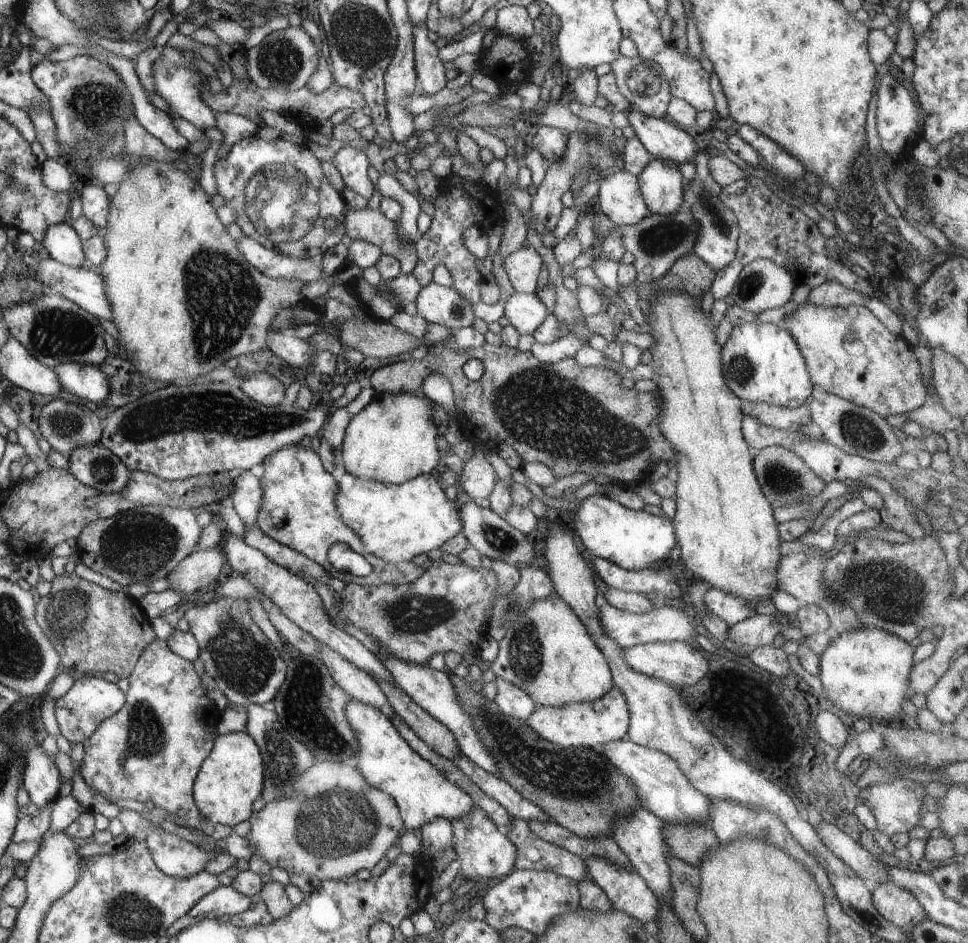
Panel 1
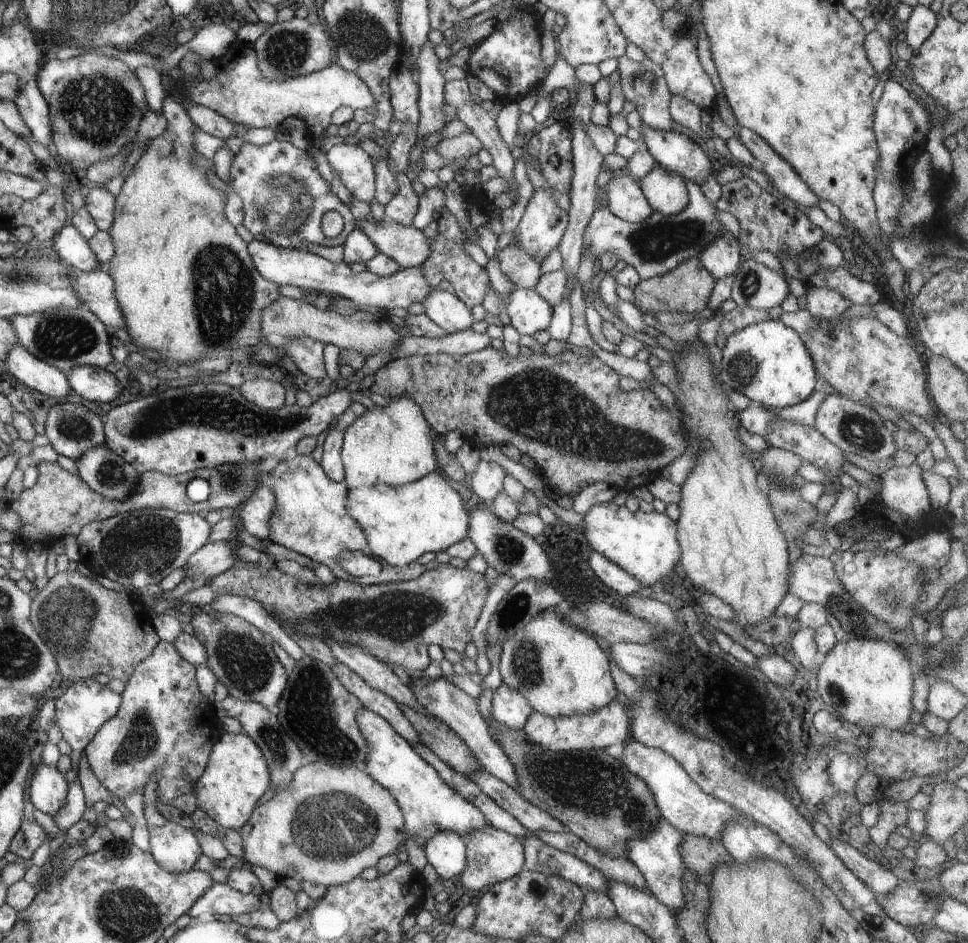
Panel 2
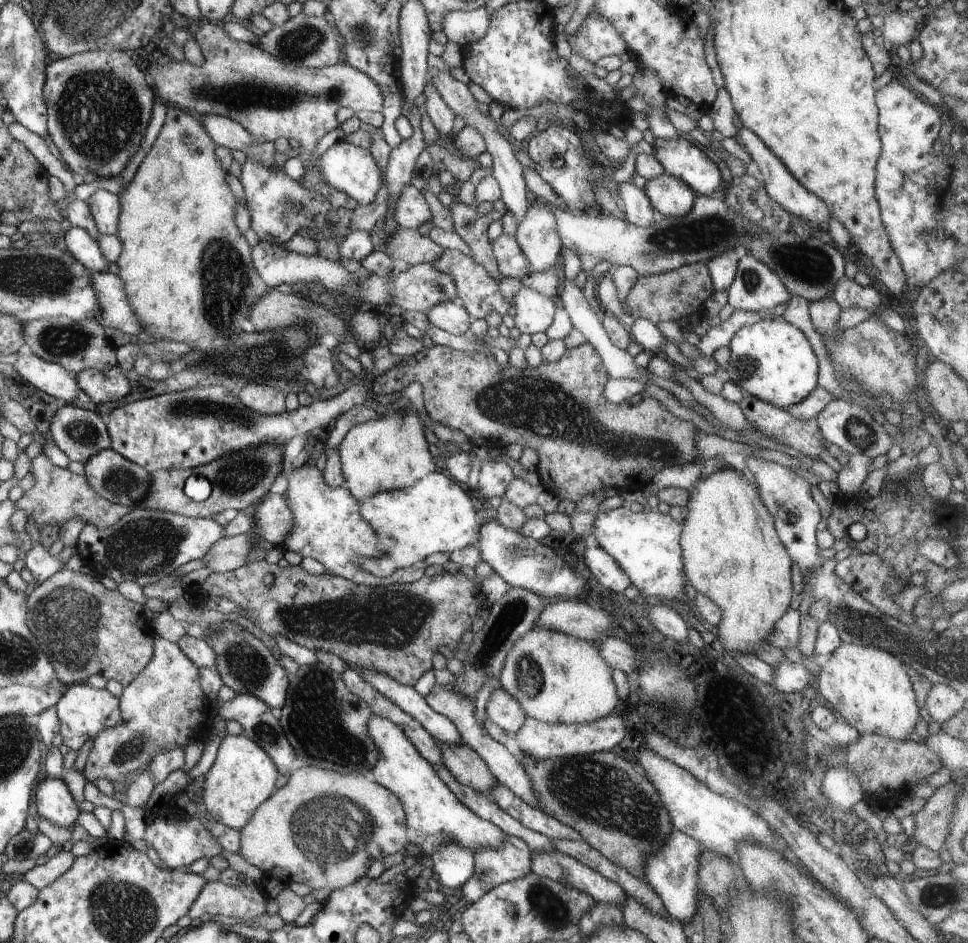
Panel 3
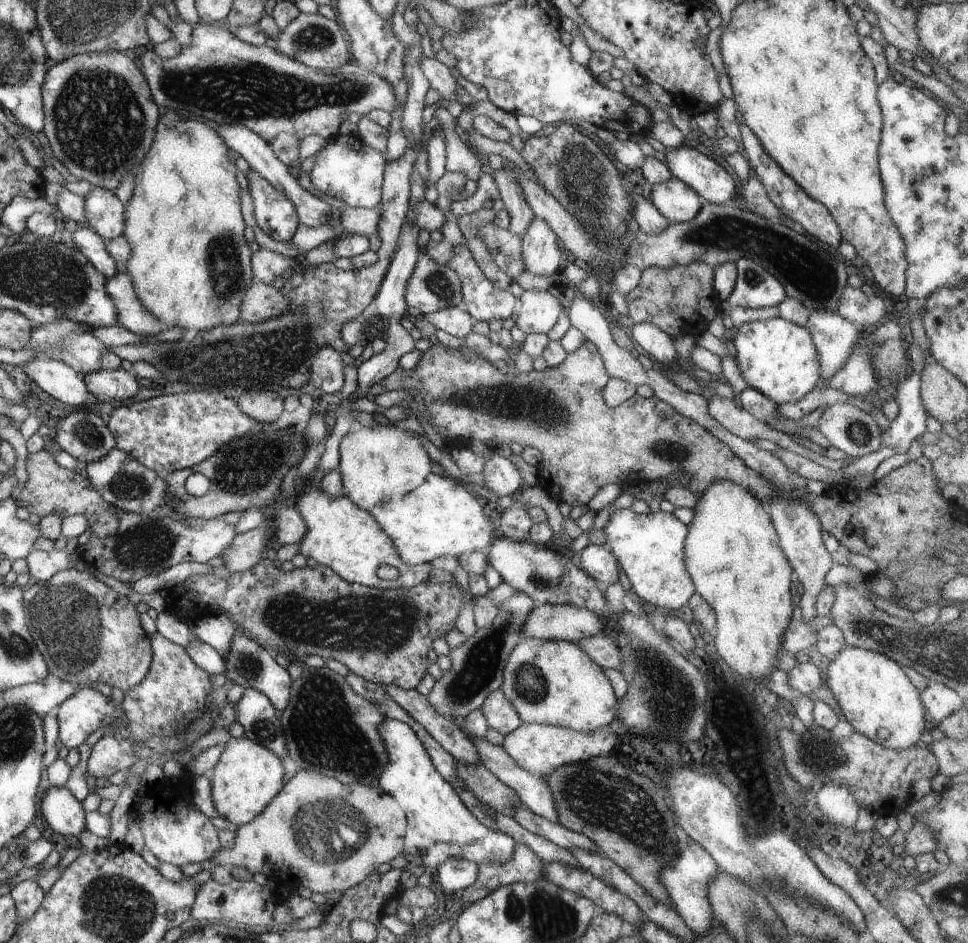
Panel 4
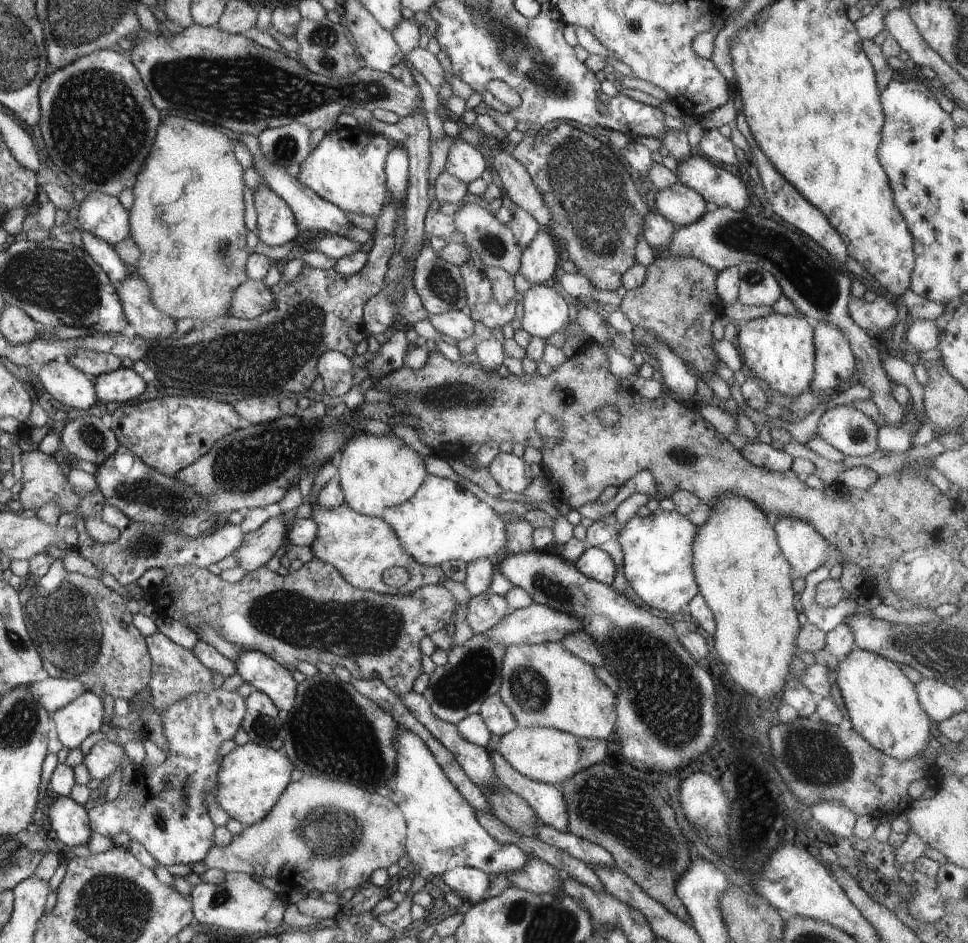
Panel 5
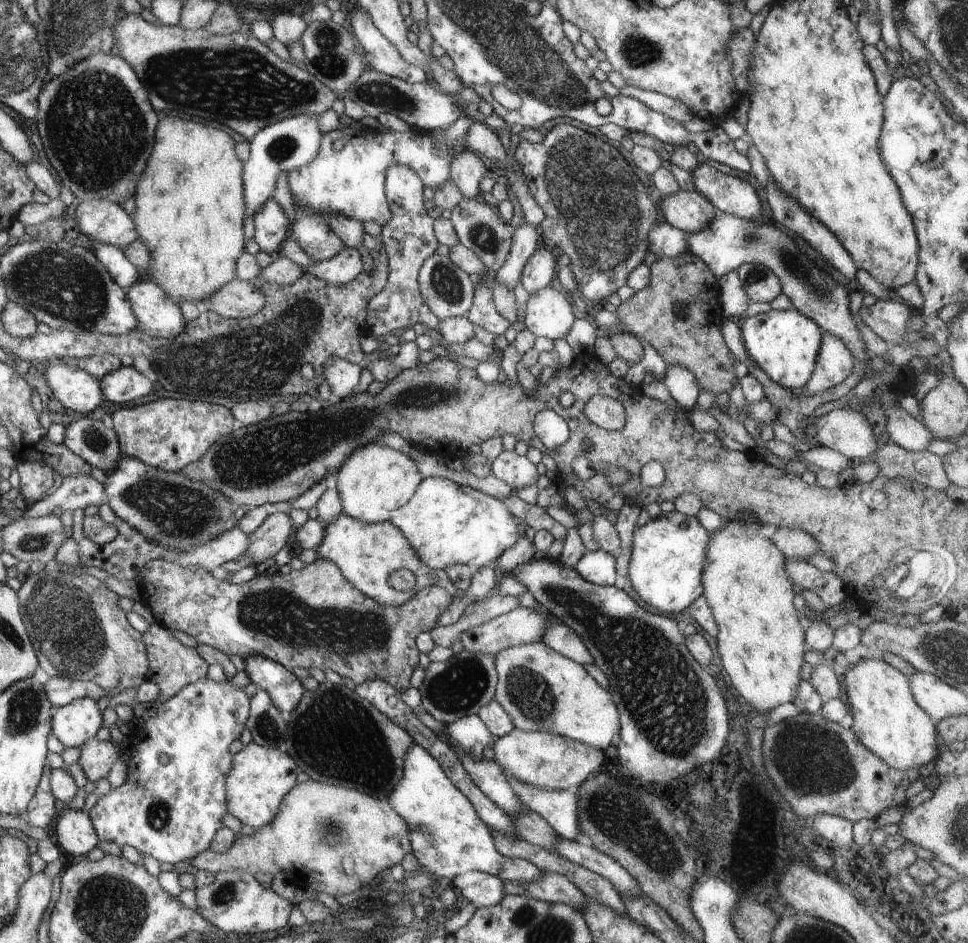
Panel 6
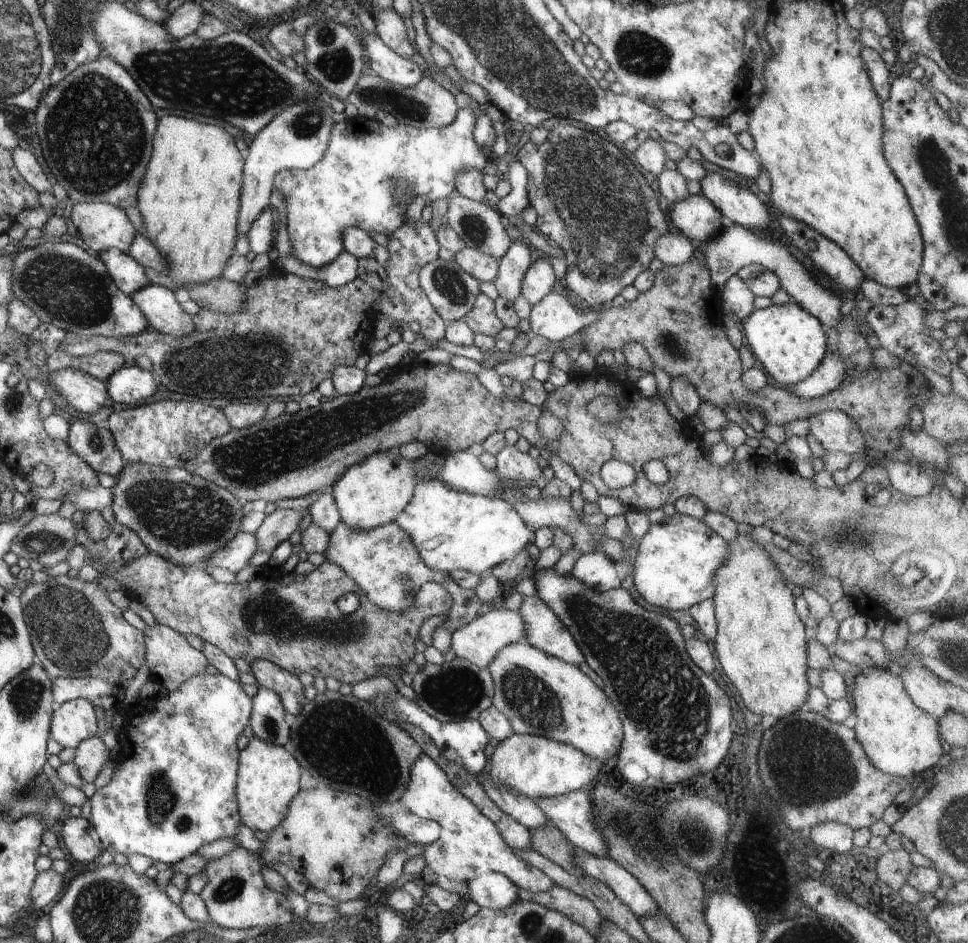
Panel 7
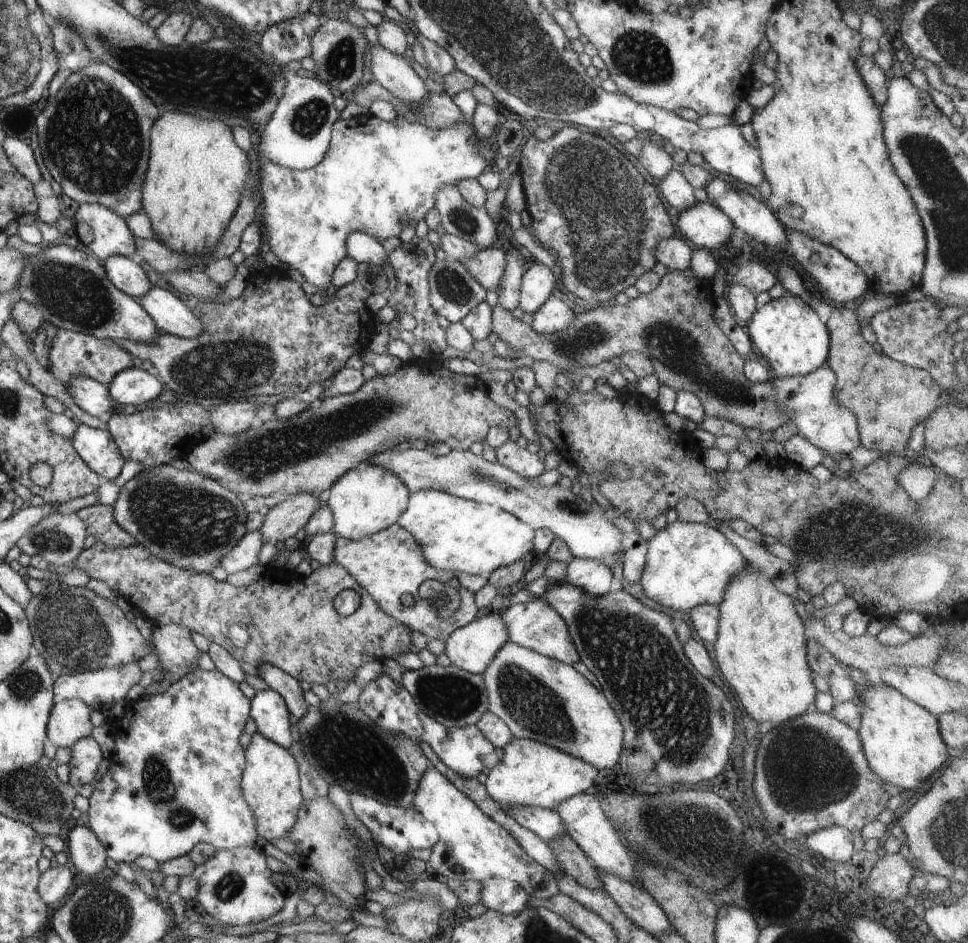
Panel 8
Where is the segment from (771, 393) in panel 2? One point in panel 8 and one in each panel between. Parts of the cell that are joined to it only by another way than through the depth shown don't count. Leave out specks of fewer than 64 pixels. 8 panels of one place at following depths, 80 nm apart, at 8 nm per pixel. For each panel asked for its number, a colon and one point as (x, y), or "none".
3: (772, 361)
4: (779, 359)
5: (779, 350)
6: (785, 344)
7: (788, 343)
8: (787, 333)

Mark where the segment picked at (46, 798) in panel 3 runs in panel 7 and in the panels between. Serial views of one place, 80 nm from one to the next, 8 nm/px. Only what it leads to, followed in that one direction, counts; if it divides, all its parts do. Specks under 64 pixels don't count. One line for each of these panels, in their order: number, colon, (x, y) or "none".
4: (65, 814)
5: (71, 822)
6: (75, 832)
7: (82, 840)

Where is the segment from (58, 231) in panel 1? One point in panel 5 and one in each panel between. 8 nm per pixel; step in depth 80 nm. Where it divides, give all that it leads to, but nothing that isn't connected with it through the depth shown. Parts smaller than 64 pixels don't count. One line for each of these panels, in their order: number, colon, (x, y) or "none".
2: (68, 244)
3: (79, 243)
4: (92, 245)
5: (103, 253)

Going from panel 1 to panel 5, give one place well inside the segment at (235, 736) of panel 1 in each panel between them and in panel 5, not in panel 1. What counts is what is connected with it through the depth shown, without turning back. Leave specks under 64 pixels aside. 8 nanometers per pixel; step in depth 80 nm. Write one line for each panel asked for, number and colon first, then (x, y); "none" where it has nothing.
2: (235, 777)
3: (242, 776)
4: (247, 777)
5: (251, 777)

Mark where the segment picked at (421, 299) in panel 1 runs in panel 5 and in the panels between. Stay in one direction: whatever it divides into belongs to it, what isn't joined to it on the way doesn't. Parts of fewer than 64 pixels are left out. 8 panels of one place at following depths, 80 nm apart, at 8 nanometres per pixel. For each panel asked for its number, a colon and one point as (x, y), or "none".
2: (444, 308)
3: (449, 315)
4: (453, 320)
5: (454, 325)

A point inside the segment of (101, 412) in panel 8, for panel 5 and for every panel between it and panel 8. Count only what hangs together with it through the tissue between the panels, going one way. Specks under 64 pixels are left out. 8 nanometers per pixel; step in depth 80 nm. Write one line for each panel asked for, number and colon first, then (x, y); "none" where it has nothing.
5: (67, 384)
6: (75, 389)
7: (86, 394)

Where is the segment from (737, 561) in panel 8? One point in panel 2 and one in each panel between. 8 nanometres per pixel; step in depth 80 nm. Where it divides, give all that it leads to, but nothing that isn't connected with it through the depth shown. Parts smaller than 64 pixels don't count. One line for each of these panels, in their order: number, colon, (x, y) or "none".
2: (646, 545)
3: (646, 545)
4: (650, 548)
5: (657, 549)
6: (668, 553)
7: (676, 560)

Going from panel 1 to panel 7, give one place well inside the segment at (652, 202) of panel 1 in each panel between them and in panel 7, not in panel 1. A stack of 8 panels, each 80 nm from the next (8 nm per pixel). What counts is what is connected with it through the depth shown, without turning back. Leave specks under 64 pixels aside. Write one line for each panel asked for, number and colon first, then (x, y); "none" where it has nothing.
2: (666, 191)
3: (672, 197)
4: (678, 203)
5: (681, 205)
6: (689, 211)
7: (695, 217)

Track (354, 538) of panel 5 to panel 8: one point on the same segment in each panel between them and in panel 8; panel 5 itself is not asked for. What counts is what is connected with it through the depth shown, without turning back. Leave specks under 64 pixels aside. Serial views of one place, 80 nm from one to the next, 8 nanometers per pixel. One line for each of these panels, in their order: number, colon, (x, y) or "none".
6: (366, 554)
7: (377, 560)
8: (389, 565)

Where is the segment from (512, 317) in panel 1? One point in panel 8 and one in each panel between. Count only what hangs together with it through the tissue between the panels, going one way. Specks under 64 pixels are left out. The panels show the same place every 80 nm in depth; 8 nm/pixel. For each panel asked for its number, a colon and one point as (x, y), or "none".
2: (529, 313)
3: (533, 312)
4: (538, 311)
5: (543, 311)
6: (548, 313)
7: (554, 317)
8: (555, 315)

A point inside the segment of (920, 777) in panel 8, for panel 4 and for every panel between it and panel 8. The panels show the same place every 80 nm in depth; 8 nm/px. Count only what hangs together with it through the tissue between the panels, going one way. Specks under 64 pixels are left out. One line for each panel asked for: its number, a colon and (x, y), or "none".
4: (877, 698)
5: (883, 706)
6: (886, 718)
7: (901, 740)

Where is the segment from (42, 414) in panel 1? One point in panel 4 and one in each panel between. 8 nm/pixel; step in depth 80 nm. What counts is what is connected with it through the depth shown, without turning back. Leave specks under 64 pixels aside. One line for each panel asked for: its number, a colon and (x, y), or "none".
2: (72, 429)
3: (79, 433)
4: (83, 434)

